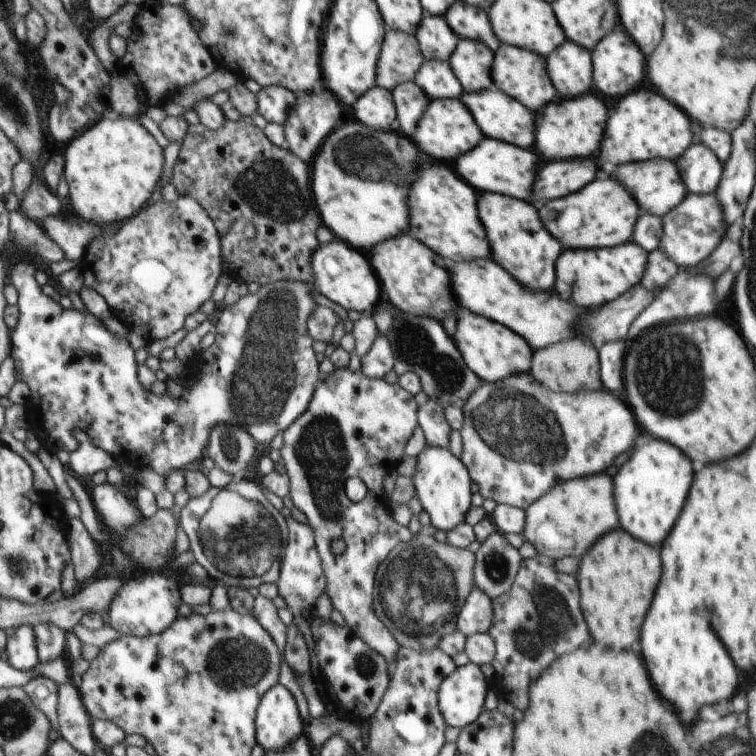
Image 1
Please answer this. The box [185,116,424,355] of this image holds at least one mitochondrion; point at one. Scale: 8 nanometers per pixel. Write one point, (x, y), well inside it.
(355, 149)

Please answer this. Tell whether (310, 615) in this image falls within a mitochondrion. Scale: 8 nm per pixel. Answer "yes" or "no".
no

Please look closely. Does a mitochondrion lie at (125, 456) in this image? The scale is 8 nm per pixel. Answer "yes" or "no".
no

